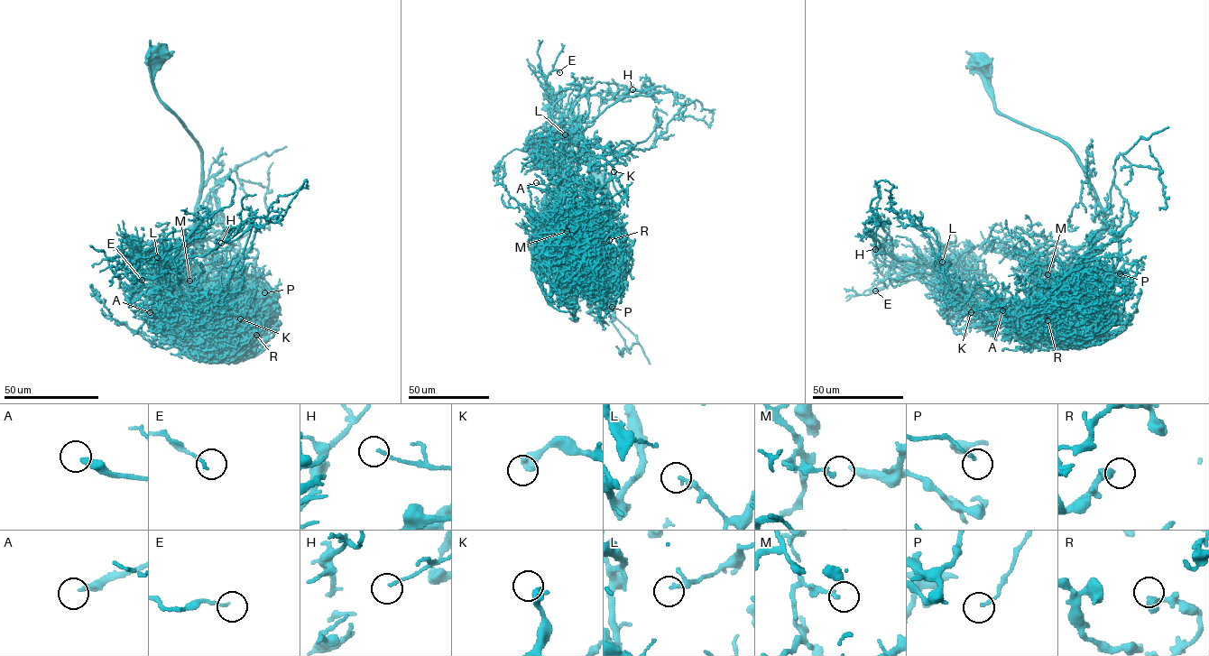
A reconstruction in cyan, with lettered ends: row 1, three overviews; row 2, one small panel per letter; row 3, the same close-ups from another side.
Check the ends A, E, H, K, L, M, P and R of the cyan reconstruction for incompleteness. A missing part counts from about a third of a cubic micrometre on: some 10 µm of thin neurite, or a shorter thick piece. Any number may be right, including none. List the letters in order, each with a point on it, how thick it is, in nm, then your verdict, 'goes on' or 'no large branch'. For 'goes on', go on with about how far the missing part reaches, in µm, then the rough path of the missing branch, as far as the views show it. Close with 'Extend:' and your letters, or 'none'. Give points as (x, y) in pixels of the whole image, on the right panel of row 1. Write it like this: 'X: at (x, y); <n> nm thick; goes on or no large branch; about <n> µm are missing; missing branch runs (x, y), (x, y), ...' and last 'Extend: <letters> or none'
A: at (1002, 310); 280 nm thick; goes on; about 30 µm are missing
E: at (875, 291); 140 nm thick; no large branch
H: at (875, 249); 120 nm thick; no large branch
K: at (971, 312); 400 nm thick; no large branch
L: at (942, 262); 170 nm thick; no large branch
M: at (1047, 274); 180 nm thick; no large branch
P: at (1120, 273); 140 nm thick; no large branch
R: at (1047, 320); 420 nm thick; goes on; about 15 µm are missing; missing branch runs (1047, 320), (1038, 321), (1037, 324)
Extend: A, R

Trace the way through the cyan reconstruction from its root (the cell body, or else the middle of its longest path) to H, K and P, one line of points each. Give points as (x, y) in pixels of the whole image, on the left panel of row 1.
H: (158, 53), (154, 91), (203, 169), (169, 309), (182, 313), (167, 261), (239, 226), (221, 243)
K: (158, 53), (154, 91), (196, 140), (203, 178), (194, 240), (161, 298), (207, 334), (234, 328), (240, 318)
P: (158, 53), (154, 91), (203, 169), (179, 254), (210, 284), (264, 292)

